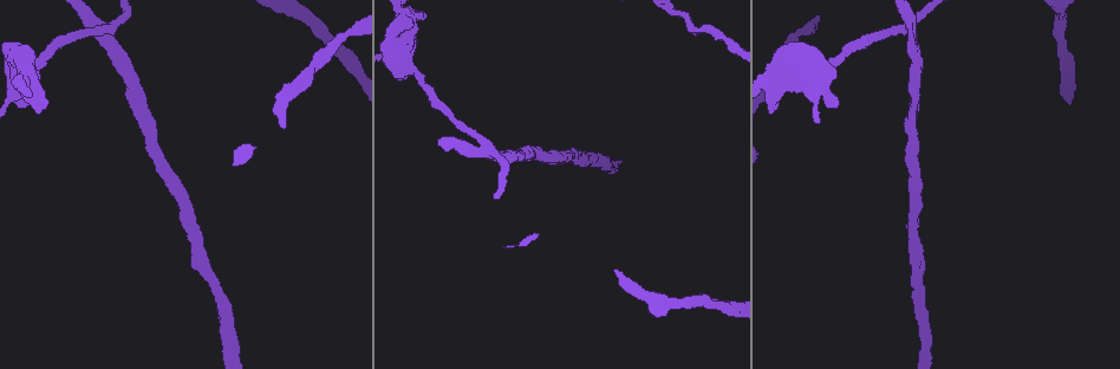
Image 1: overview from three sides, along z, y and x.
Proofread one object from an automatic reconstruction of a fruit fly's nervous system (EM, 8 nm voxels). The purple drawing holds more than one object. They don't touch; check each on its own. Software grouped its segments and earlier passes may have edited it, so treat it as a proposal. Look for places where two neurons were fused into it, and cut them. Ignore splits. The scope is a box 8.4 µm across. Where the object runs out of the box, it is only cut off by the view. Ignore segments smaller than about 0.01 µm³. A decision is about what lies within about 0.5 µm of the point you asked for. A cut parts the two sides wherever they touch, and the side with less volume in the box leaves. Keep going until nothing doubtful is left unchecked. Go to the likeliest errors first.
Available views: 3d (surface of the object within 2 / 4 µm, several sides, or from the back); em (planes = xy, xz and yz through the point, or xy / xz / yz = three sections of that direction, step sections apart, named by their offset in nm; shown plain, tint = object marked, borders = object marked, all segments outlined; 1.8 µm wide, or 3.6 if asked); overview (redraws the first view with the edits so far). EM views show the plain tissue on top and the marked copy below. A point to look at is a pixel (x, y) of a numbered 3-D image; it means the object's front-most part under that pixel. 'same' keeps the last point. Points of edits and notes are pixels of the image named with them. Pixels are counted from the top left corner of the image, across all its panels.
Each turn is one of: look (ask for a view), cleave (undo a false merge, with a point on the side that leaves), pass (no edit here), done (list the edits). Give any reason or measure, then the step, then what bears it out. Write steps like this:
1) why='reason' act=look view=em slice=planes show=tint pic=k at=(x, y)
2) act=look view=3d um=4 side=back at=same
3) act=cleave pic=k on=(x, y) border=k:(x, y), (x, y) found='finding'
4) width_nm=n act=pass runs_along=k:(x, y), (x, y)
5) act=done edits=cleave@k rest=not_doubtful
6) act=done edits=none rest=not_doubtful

why='looks like a crossing' act=look view=3d um=2 pic=1 at=(906, 30)

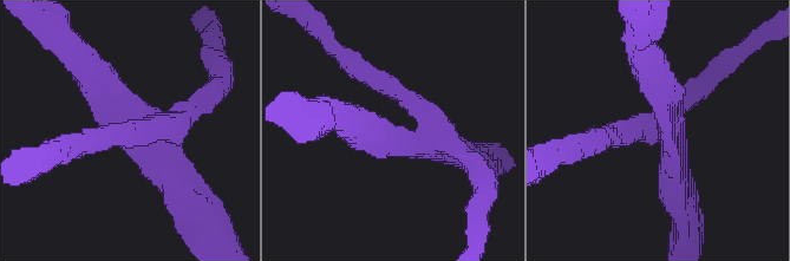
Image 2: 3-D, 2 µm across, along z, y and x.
arms=4 act=look view=em slice=planes show=tint pic=2 at=(167, 126)

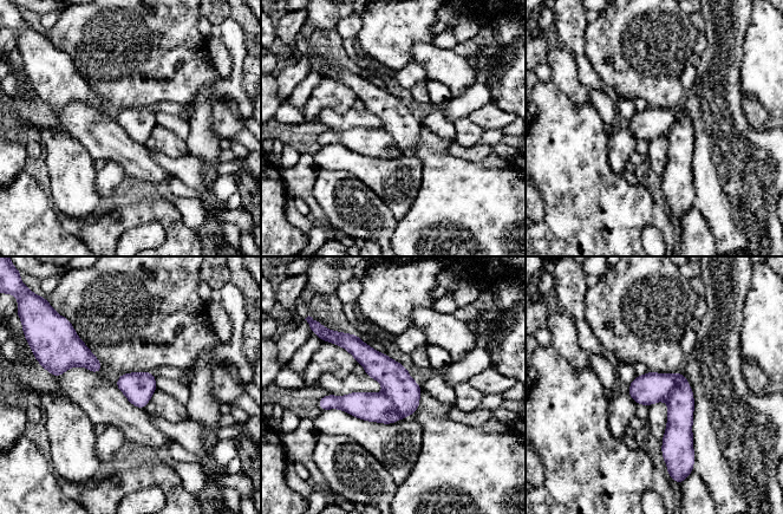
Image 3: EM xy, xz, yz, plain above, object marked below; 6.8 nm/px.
width_nm=200 act=cleave pic=3 on=(680, 403) part_leaving=3:(682, 379), (678, 443), (667, 459) found='two neurons meet here'

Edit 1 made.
why='calibre changes' act=look view=em slice=yz step=4 show=tint pic=1 at=(403, 45)

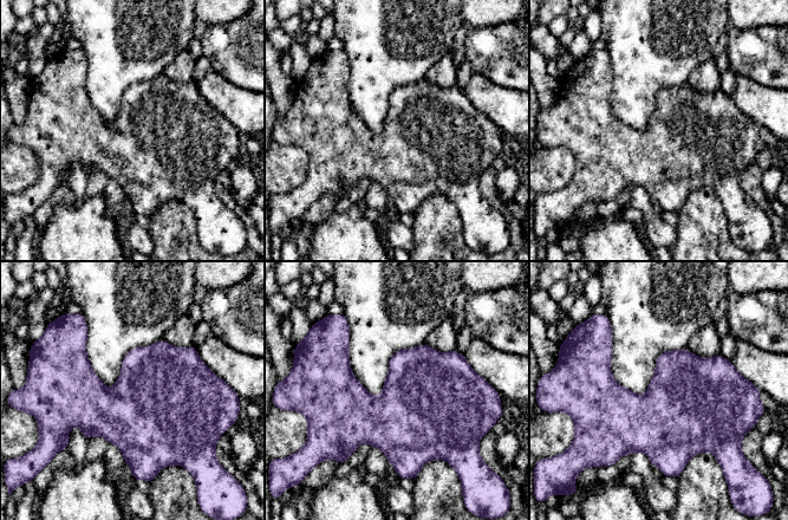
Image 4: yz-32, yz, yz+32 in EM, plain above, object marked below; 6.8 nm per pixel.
act=pass found='continuous, no second neuron'

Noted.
why='sudden change in width' act=look view=3d um=2 pic=1 at=(771, 95)

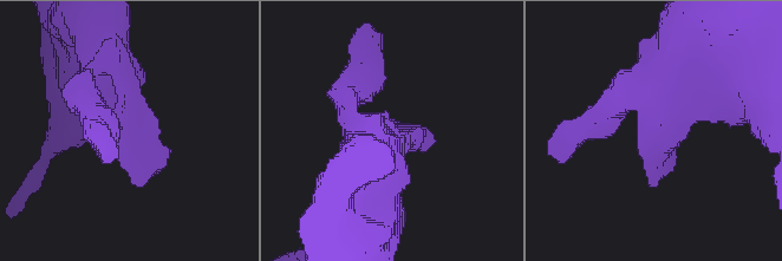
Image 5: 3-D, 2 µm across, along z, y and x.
act=look view=em slice=yz step=4 show=tint pic=5 at=(655, 128)

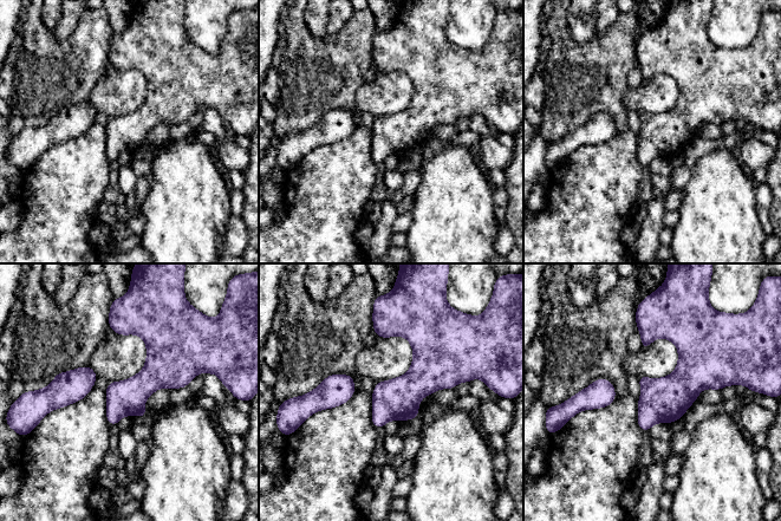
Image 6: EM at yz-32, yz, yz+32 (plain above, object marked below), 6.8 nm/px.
act=look view=em slice=planes show=tint at=same

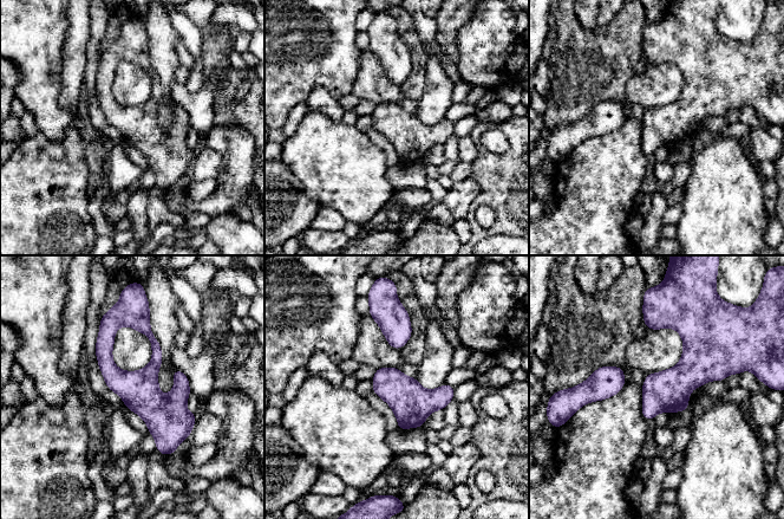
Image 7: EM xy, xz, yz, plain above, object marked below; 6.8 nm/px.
act=pass runs_along=7:(126, 317), (155, 343), (164, 451) found='all the same neuron'

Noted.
act=done edits=cleave@3 rest=not_doubtful

